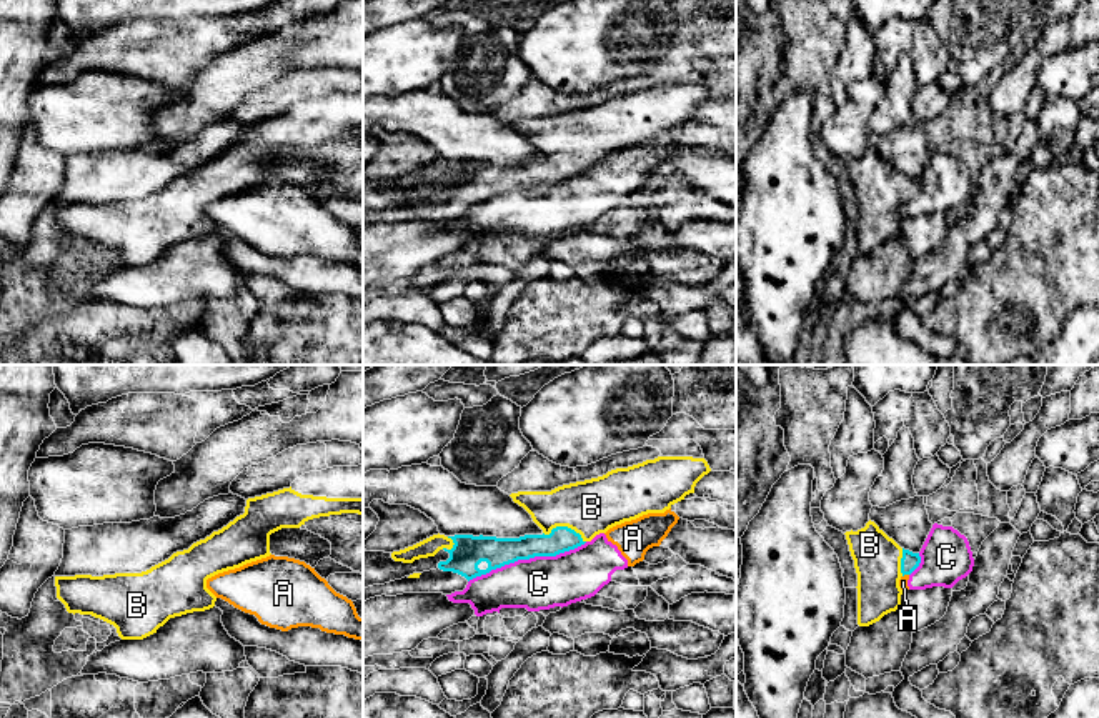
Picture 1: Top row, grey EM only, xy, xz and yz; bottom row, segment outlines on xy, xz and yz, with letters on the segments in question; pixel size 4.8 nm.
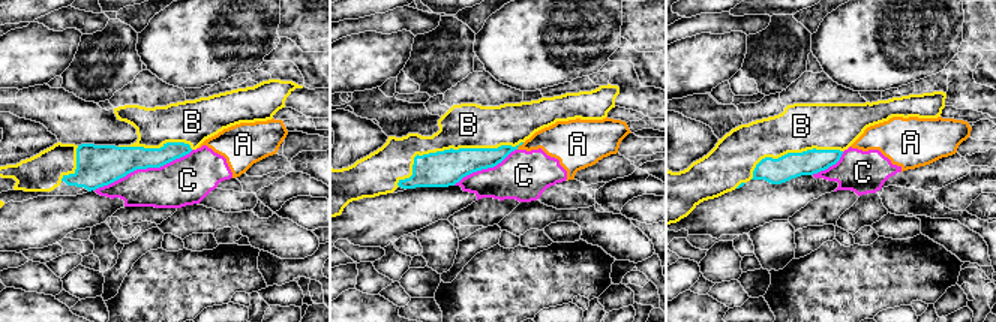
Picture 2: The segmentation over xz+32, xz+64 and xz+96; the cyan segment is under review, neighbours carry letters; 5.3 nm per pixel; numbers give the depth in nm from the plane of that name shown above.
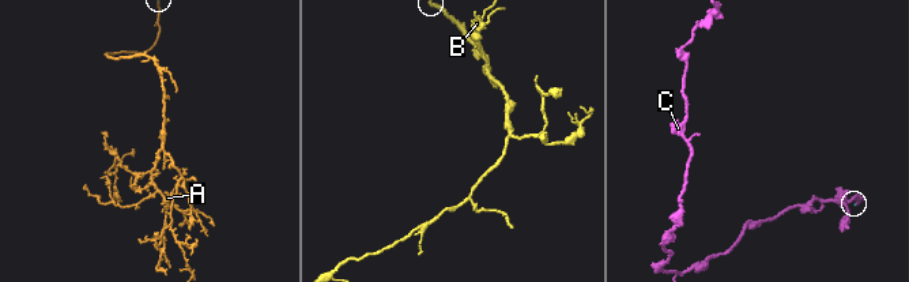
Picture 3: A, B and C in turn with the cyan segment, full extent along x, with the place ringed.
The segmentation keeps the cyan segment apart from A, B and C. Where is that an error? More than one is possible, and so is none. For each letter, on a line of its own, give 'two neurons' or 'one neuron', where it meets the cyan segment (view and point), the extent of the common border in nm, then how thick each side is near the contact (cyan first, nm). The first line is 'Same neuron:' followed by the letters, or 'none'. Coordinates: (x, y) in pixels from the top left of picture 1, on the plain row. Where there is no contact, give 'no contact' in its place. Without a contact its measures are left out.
Same neuron: B
A: two neurons | yz (905, 200) | 40 nm | 90/50 nm
B: one neuron | xz (565, 154) | 220 nm | 130/260 nm
C: two neurons | xz (527, 185) | 600 nm | 140/260 nm

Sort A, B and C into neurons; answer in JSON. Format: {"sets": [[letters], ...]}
{"sets": [["A", "C"], ["B"]]}

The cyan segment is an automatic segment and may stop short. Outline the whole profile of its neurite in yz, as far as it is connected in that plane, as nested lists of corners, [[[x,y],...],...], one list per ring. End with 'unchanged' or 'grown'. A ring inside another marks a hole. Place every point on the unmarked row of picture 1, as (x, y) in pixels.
[[[871,147],[844,162],[858,200],[858,252],[869,253],[899,237],[899,207],[919,193],[921,183],[901,175]]]; grown

